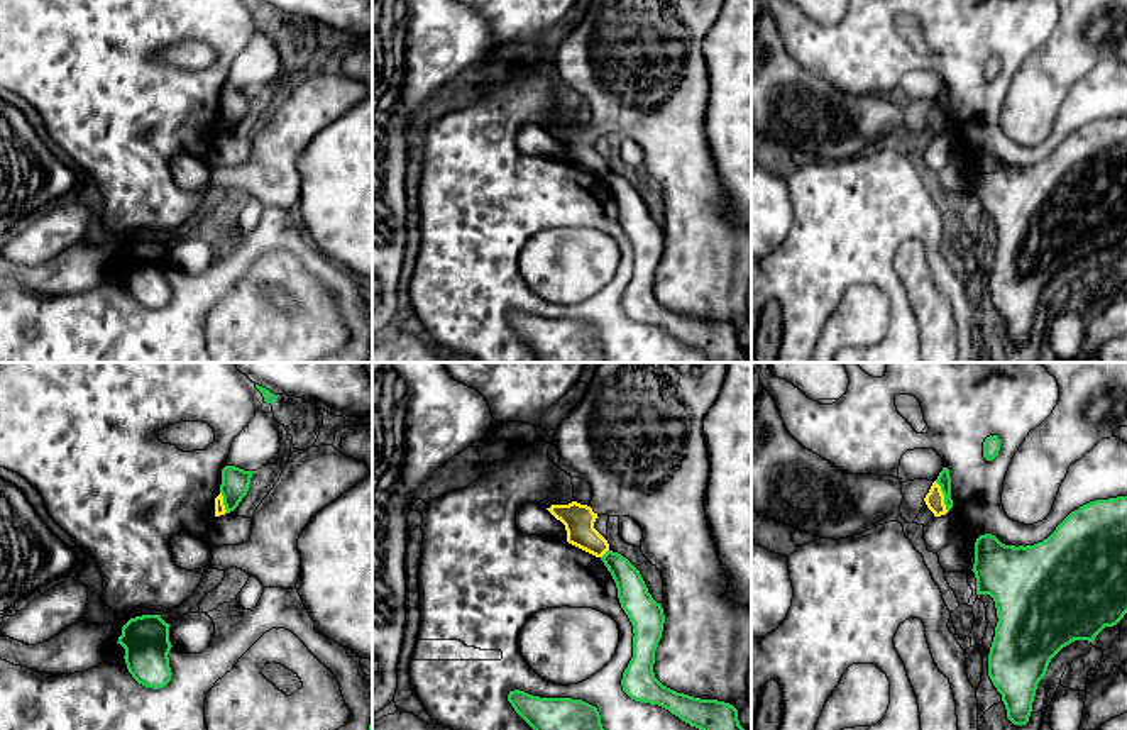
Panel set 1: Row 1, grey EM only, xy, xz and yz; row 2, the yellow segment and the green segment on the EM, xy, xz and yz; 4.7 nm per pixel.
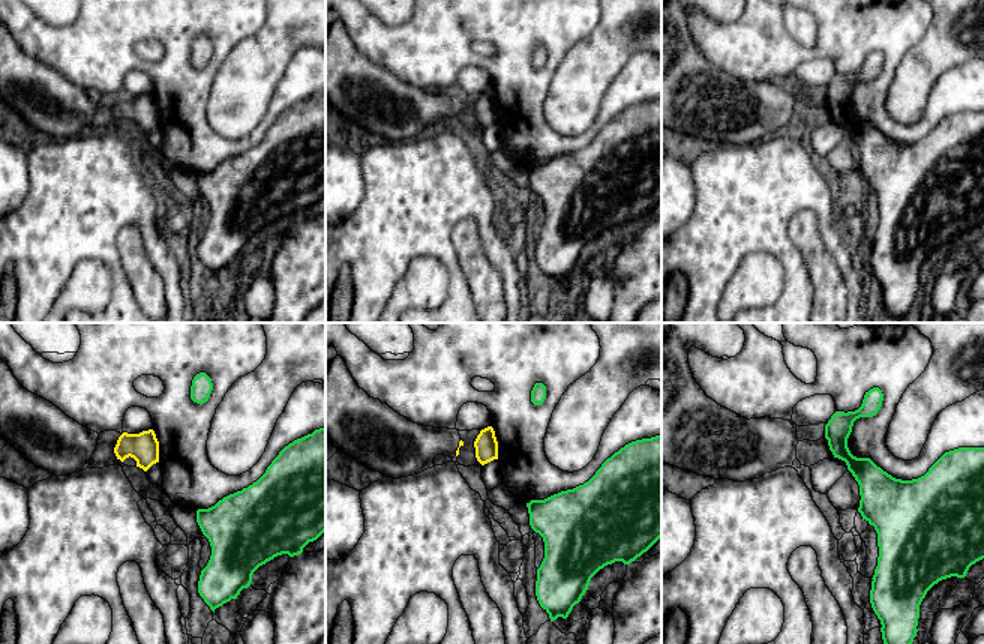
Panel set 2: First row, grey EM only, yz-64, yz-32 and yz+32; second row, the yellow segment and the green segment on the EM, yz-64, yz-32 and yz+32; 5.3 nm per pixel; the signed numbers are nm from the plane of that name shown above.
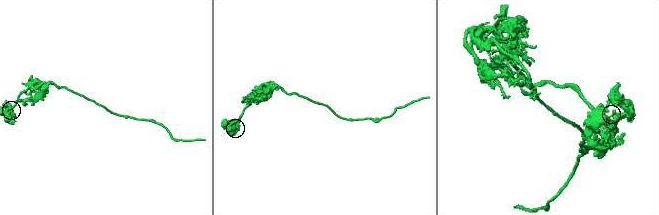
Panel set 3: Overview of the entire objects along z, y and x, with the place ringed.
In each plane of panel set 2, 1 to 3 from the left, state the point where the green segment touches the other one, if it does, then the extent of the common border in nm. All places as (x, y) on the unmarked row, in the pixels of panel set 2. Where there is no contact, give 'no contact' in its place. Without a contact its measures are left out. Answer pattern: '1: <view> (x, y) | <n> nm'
1: no contact
2: no contact
3: no contact

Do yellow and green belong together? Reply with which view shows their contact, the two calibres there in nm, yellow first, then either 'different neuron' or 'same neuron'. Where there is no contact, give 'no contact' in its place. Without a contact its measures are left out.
yz | 90/70 nm | different neuron

